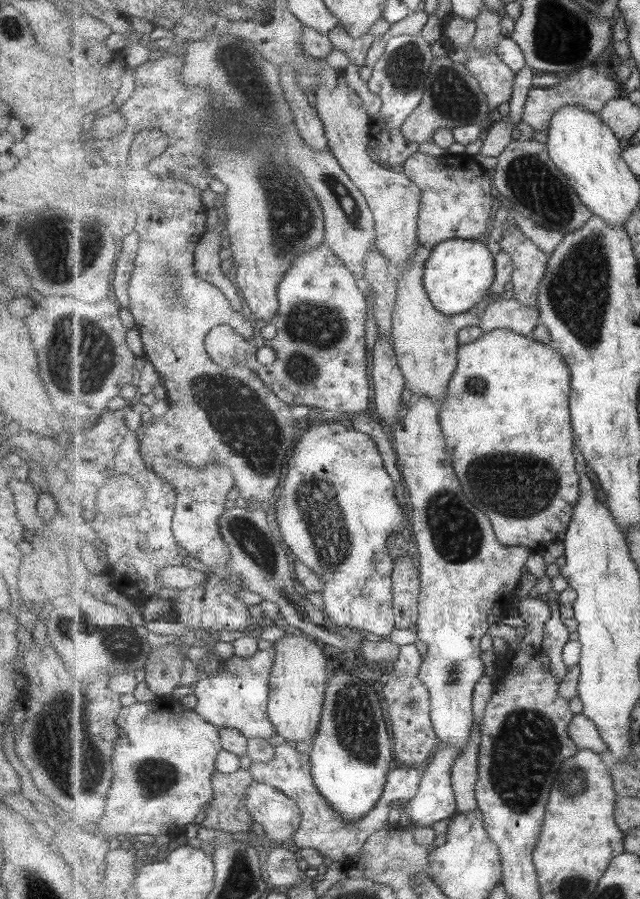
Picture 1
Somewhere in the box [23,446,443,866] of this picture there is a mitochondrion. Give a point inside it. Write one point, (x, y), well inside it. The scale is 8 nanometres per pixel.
(79, 764)

